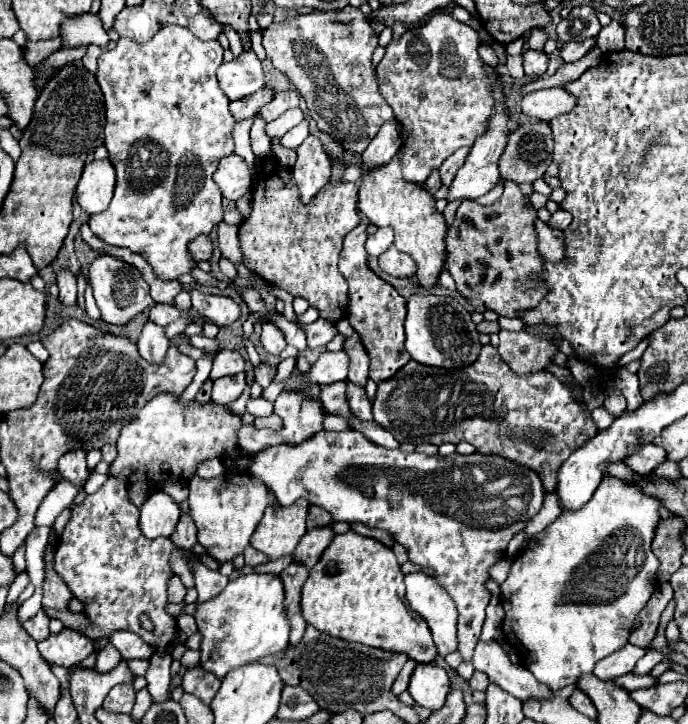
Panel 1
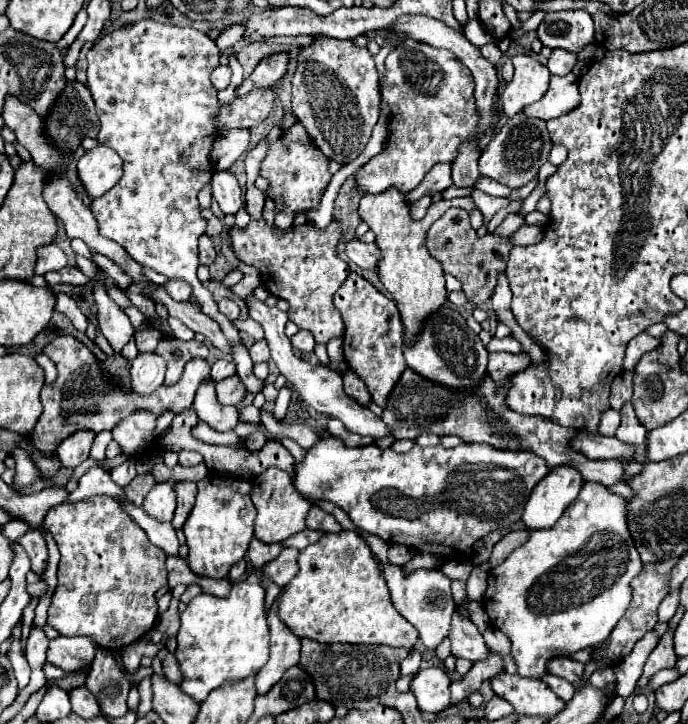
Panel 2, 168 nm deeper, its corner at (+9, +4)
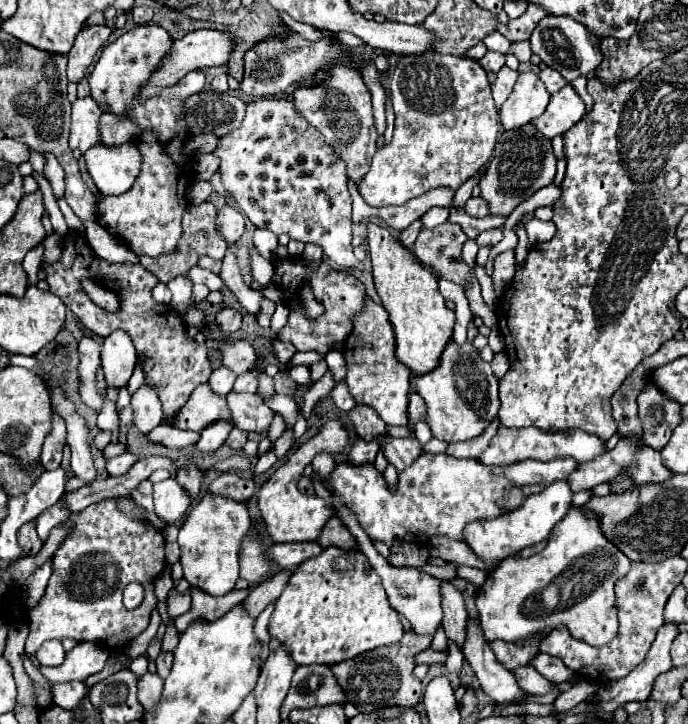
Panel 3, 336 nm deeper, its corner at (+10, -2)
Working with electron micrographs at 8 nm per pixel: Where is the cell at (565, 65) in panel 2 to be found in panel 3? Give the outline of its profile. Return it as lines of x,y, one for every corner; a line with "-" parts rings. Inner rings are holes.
544,68
538,76
542,78
542,82
544,82
544,86
548,88
550,94
554,94
554,92
558,92
558,90
562,90
566,86
566,80
560,78
560,74
554,72
552,68

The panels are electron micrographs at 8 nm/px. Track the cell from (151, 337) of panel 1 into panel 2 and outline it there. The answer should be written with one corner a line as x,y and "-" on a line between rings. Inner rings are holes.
139,352
131,362
131,388
149,394
163,384
165,360
155,352

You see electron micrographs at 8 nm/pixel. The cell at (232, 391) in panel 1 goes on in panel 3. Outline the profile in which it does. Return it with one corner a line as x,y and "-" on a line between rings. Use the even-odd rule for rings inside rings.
228,394
228,406
234,412
234,424
246,432
268,432
274,410
268,408
258,394

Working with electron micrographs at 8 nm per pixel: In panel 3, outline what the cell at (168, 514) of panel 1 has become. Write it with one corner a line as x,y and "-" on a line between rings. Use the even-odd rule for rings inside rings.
168,478
164,482
154,484
154,506
162,520
168,524
180,520
192,504
192,496
174,480

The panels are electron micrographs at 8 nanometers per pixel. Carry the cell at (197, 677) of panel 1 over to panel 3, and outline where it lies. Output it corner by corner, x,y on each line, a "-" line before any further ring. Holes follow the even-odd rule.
160,652
158,658
156,658
156,666
158,666
158,676
160,678
166,678
172,670
172,652

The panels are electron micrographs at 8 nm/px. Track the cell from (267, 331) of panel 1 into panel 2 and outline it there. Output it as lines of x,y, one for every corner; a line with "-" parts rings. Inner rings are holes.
265,338
257,340
251,348
249,348
249,354
253,358
253,362
267,362
269,360
269,344

